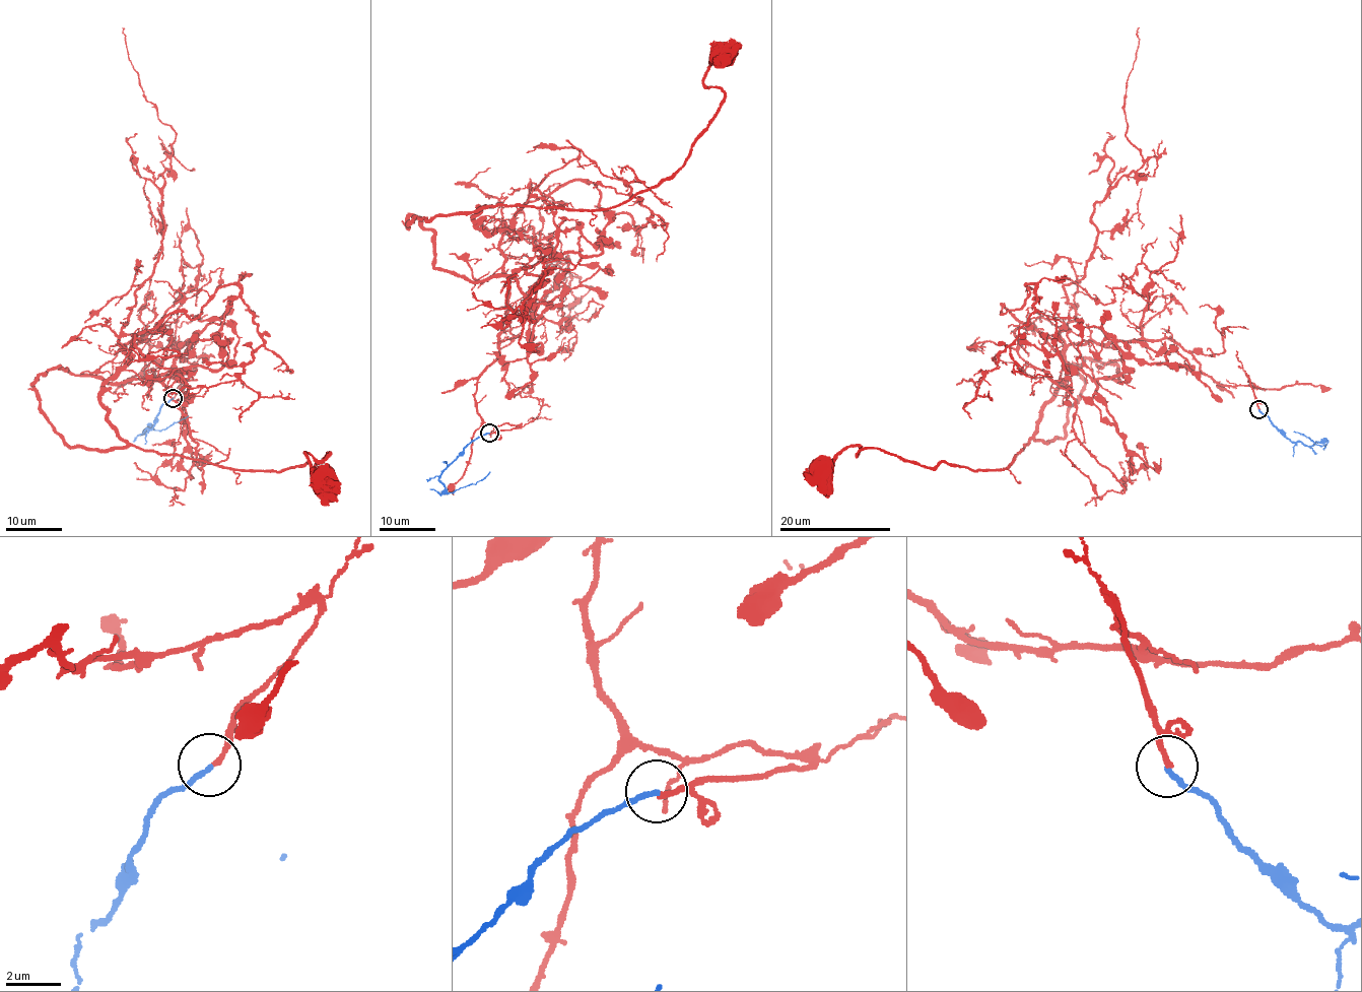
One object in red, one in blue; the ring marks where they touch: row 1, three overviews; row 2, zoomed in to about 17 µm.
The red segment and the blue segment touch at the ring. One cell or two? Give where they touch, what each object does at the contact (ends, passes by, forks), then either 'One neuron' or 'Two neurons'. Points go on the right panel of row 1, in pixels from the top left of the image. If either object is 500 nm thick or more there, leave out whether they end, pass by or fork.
Place: (1258, 409). At the ring red ends. At the ring blue ends. One neuron

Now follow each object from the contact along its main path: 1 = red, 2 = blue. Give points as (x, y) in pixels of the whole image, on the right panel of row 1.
1: (1258, 409), (1249, 378), (1218, 385), (1169, 339), (1089, 340), (1009, 466), (849, 445), (821, 471)
2: (1258, 409), (1292, 441), (1308, 446), (1322, 443), (1320, 446), (1294, 431)

